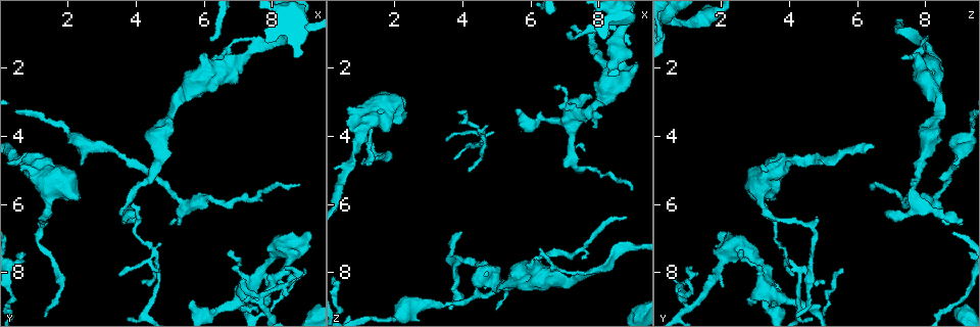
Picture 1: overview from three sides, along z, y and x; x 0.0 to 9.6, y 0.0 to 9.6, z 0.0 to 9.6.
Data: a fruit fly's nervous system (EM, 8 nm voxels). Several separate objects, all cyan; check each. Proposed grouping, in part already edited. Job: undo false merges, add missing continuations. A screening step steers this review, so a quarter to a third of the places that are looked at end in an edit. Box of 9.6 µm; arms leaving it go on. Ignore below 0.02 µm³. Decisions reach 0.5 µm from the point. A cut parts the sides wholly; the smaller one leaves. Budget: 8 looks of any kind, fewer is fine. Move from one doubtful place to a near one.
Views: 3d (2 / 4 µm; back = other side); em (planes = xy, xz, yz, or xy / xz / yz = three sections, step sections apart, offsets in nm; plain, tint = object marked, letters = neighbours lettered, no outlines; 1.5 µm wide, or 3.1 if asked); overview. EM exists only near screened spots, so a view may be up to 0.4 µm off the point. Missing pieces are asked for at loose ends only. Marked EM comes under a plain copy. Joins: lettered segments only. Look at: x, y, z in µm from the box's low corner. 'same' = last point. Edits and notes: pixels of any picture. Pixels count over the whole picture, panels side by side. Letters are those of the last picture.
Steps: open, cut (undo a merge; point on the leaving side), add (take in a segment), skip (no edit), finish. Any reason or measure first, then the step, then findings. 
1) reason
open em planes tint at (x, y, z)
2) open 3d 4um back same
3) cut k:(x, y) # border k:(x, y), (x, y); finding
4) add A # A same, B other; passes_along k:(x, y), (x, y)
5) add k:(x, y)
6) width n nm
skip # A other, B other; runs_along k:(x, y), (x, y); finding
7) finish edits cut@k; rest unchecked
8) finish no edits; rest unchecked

thin end
open 3d 4um at (8.95, 7.90, 5.50)

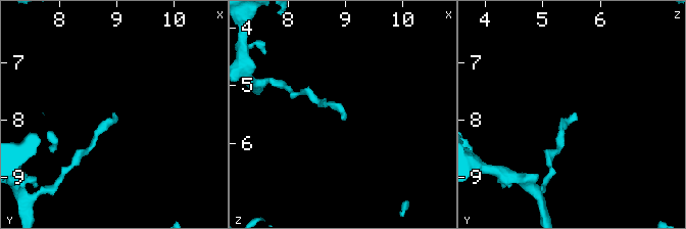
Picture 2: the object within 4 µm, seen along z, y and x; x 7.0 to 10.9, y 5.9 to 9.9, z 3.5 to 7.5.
now the EM
open em planes tint at (8.90, 7.85, 5.55)

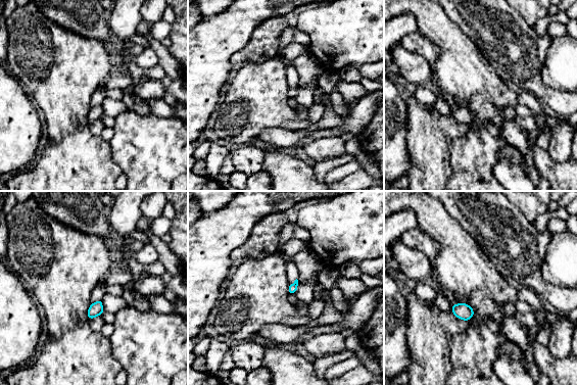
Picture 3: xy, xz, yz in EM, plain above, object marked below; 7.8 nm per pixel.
open em planes letters same

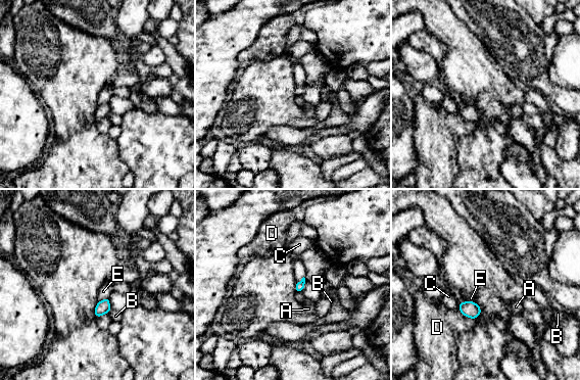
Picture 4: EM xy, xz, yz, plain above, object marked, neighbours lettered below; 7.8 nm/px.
skip # A other, B other, C other, D other, E other; border 4:(461, 300), (474, 301); none of them fits

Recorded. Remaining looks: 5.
branch stops here
open em xy step 4 tint at (7.80, 8.50, 3.70)

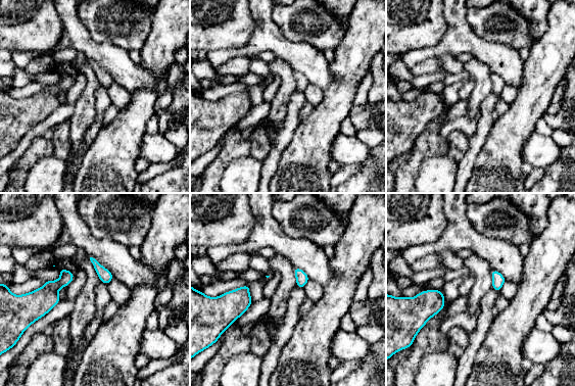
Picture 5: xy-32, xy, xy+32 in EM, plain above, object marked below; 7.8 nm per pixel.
open em xy step 4 letters same

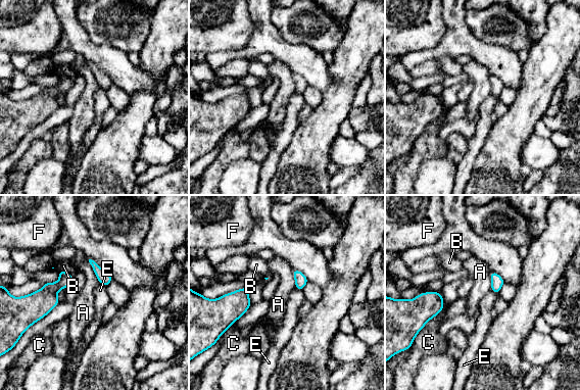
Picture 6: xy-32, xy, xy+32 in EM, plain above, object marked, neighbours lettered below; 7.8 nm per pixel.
skip # A other, B other, C other, E other, F other; border 6:(88, 259), (99, 283); no lettered segment goes on from it

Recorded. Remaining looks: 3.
thick end
open 3d 4um at (2.25, 5.90, 2.90)

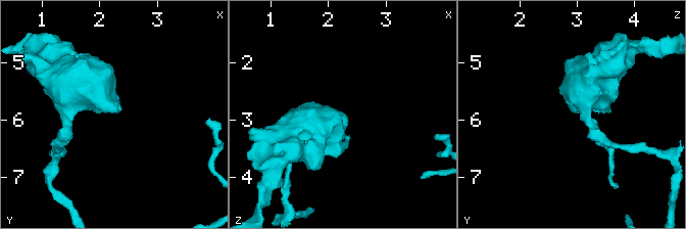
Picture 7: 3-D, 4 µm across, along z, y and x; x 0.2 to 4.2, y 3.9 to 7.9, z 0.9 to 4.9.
now the EM
open em 3.1um planes letters at (2.25, 5.85, 3.00)

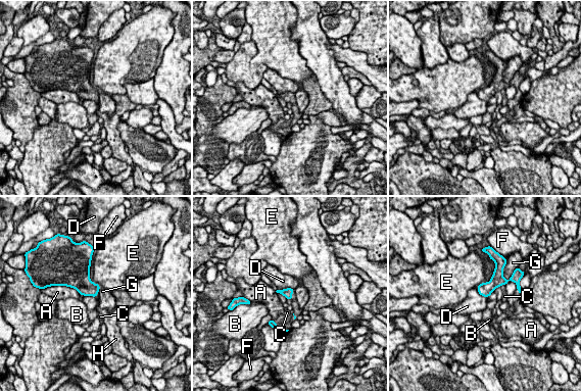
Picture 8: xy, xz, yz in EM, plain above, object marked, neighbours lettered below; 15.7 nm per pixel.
add H # A other, B other, C other, D other, E other, F other, G other, H same; passes_along 8:(288, 292), (291, 295), (294, 302); it goes on there

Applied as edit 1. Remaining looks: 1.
finish edits add@8; rest unchecked

